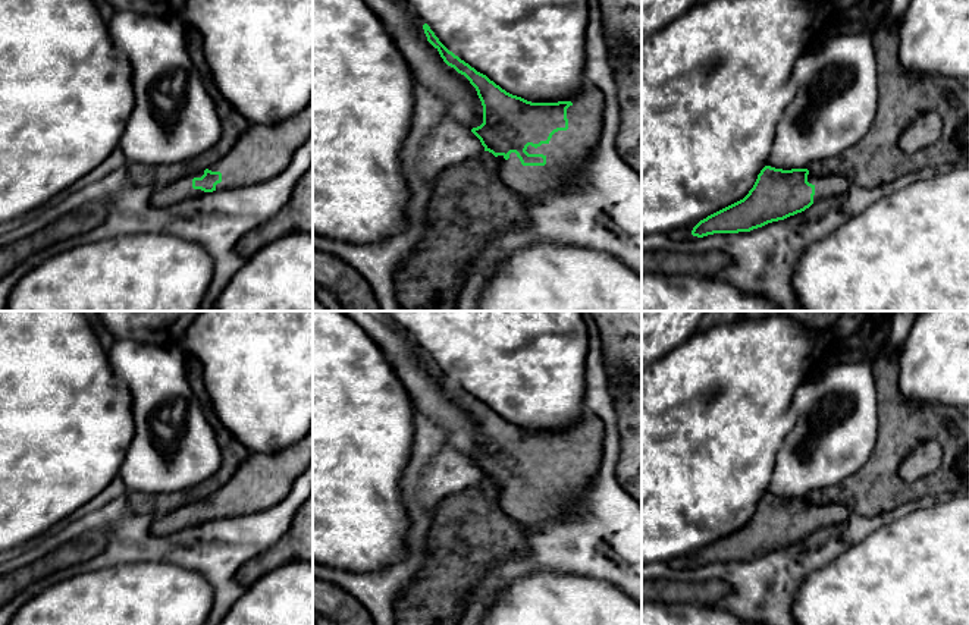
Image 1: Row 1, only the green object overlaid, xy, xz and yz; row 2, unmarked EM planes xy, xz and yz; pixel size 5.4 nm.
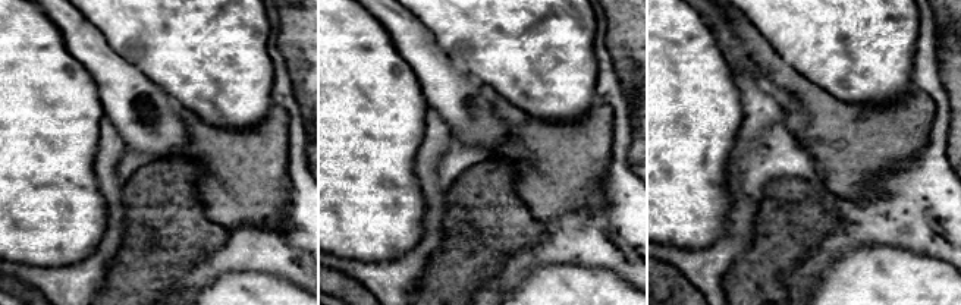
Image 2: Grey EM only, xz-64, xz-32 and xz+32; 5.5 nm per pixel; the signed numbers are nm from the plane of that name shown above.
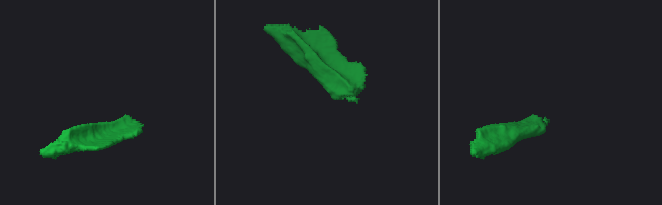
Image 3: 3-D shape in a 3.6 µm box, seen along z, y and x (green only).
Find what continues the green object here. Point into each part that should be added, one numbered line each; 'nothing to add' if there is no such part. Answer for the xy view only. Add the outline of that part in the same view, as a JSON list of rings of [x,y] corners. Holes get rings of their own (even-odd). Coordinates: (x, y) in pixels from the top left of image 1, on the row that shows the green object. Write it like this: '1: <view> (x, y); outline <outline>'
1: xy (181, 189); outline [[[204,170],[189,173],[169,185],[166,185],[164,188],[157,189],[151,197],[151,204],[154,207],[167,207],[167,205],[176,204],[179,201],[185,201],[185,200],[194,198],[197,195],[203,195],[204,191],[192,188],[192,179],[201,178],[203,175],[204,175]]]

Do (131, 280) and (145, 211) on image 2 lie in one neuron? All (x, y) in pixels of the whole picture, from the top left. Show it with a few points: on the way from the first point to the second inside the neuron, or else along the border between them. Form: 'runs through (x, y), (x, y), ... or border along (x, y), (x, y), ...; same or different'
runs through (145, 263), (145, 229); same

